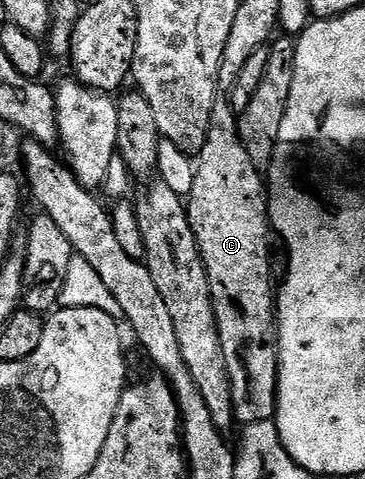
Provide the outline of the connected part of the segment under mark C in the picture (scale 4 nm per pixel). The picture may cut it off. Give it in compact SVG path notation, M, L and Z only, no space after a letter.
M216 99L213 106L213 118L209 122L209 134L202 150L197 153L197 167L195 170L195 181L189 195L186 197L187 217L189 226L193 226L193 234L197 238L197 246L201 250L201 258L205 262L205 270L209 274L209 286L213 298L213 310L217 318L217 328L221 338L221 350L225 354L227 373L231 379L231 393L235 403L235 417L242 425L256 424L262 420L269 420L274 417L279 403L279 321L277 319L277 288L271 285L271 236L273 240L273 229L269 215L269 188L261 177L260 169L253 166L249 154L239 137L239 118L235 107L230 99Z

